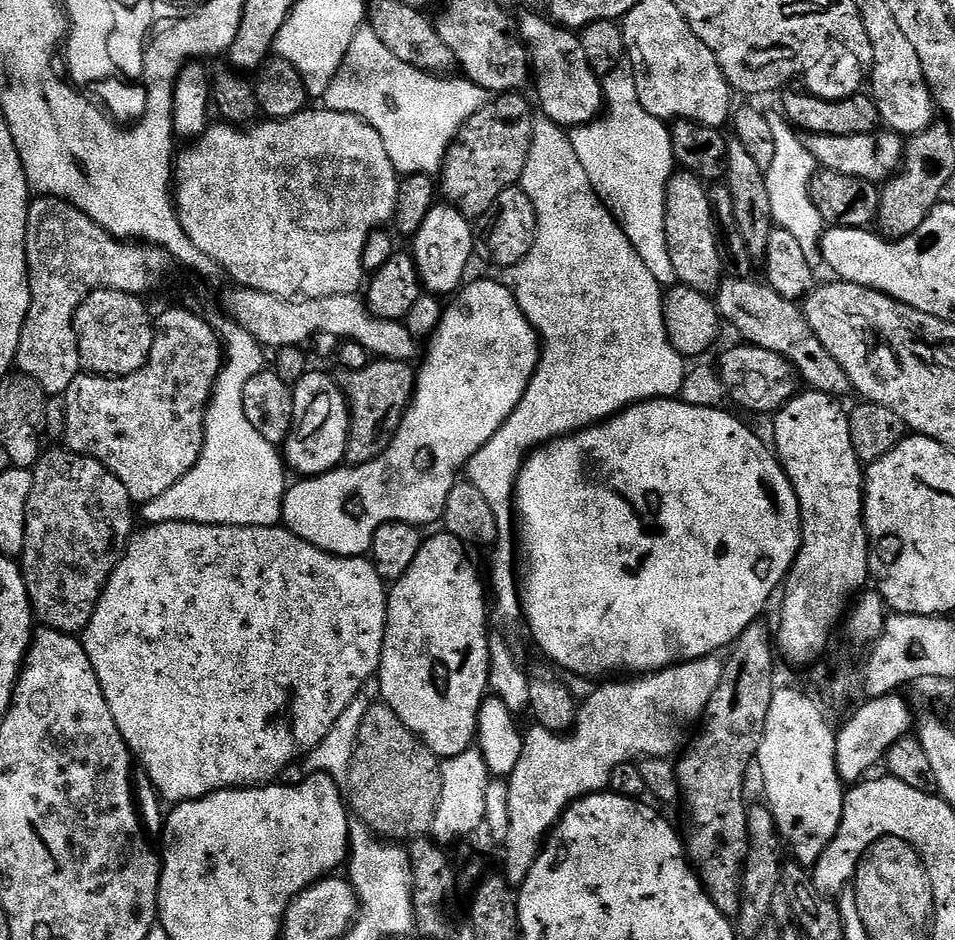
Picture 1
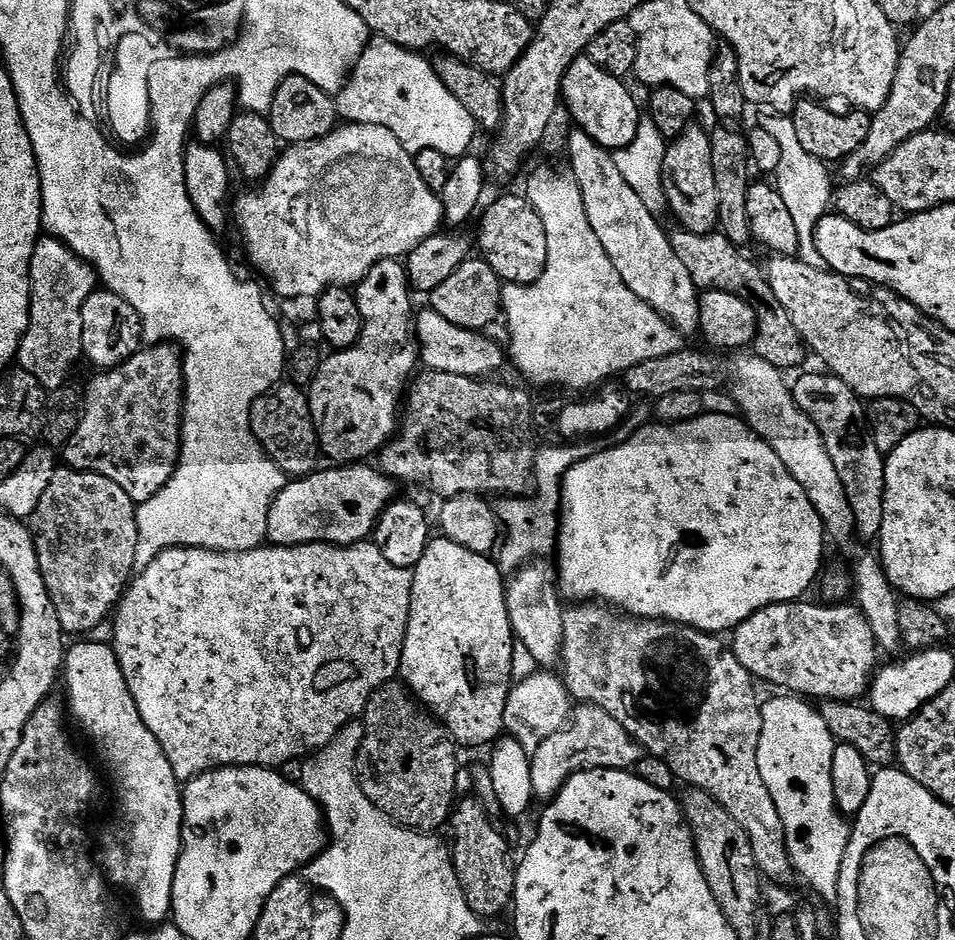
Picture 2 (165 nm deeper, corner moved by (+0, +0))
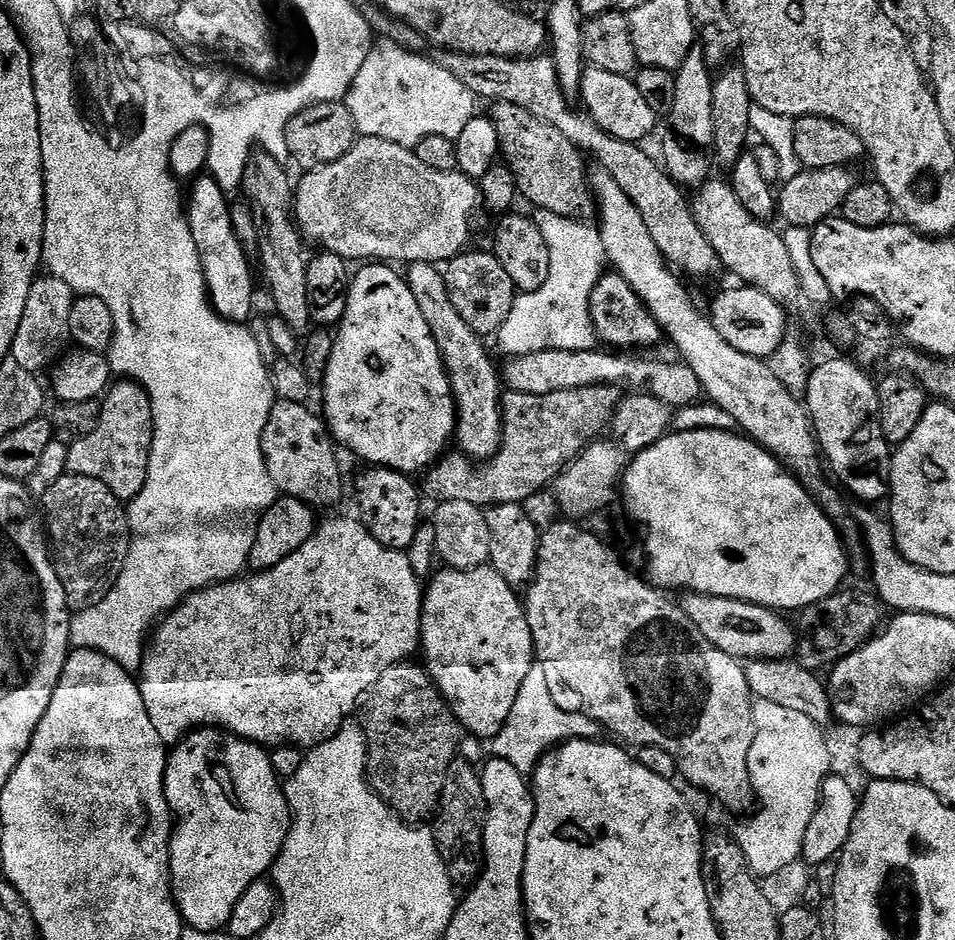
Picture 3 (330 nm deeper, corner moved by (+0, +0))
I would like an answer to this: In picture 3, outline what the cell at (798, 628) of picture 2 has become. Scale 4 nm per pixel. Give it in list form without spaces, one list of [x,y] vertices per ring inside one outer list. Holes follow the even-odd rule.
[[[685,591],[681,596],[684,597],[679,597],[680,609],[723,653],[749,661],[787,659],[795,651],[798,636],[793,621],[791,624],[788,621],[791,619],[785,618],[779,611],[702,592]]]

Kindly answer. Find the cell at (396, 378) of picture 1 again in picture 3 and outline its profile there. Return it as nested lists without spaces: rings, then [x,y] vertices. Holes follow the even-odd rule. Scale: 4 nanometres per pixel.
[[[614,384],[558,390],[558,394],[505,391],[502,396],[504,437],[500,449],[480,463],[460,450],[449,451],[427,469],[423,491],[427,495],[429,492],[436,502],[461,500],[481,506],[528,502],[531,496],[543,490],[544,484],[551,485],[569,464],[574,463],[601,435],[599,432],[603,428],[605,431],[611,425],[622,399],[620,391]]]

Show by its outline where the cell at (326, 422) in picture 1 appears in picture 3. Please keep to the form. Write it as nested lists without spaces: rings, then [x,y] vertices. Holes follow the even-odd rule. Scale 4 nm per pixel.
[[[368,262],[359,273],[353,275],[352,285],[348,291],[346,302],[346,314],[338,325],[338,331],[334,336],[334,350],[330,354],[330,366],[326,370],[322,381],[324,387],[324,412],[323,419],[328,425],[328,431],[332,433],[332,439],[337,445],[349,448],[356,456],[368,460],[369,465],[382,468],[392,468],[396,472],[413,474],[412,472],[423,473],[432,467],[441,456],[445,455],[446,449],[453,443],[456,431],[456,399],[452,397],[452,387],[448,381],[448,371],[444,368],[444,359],[440,356],[438,342],[434,342],[434,334],[430,330],[430,322],[426,322],[426,314],[418,306],[418,298],[410,290],[407,279],[395,272],[395,267],[384,262]]]

